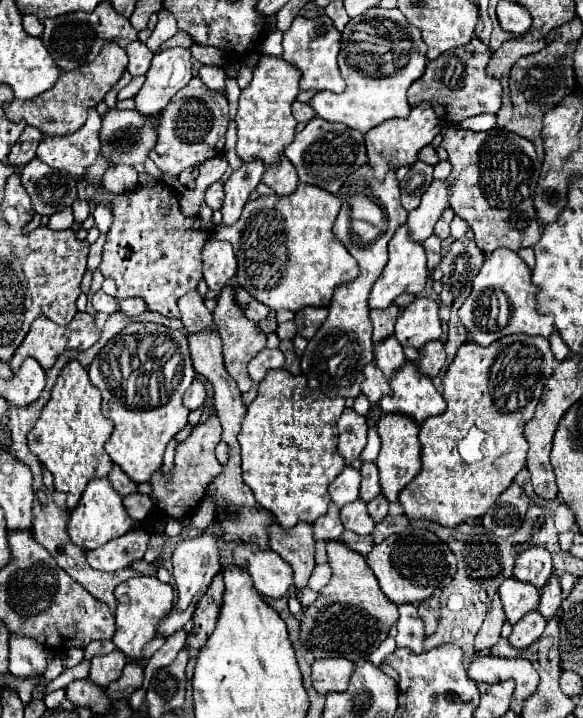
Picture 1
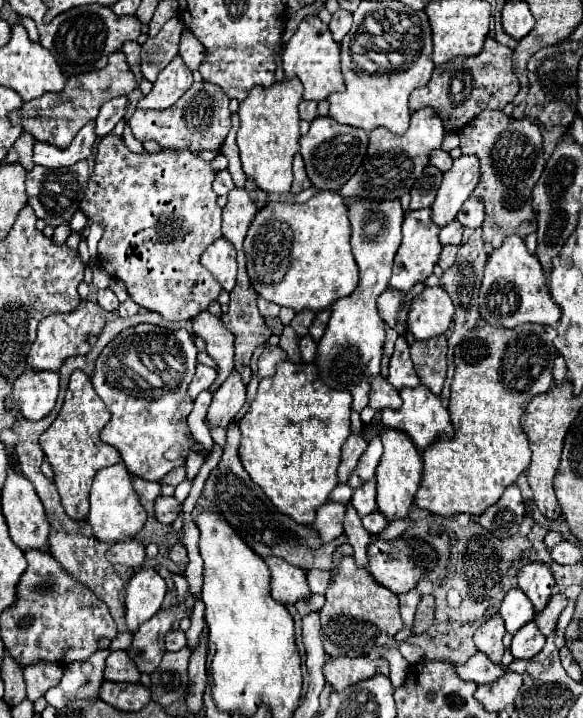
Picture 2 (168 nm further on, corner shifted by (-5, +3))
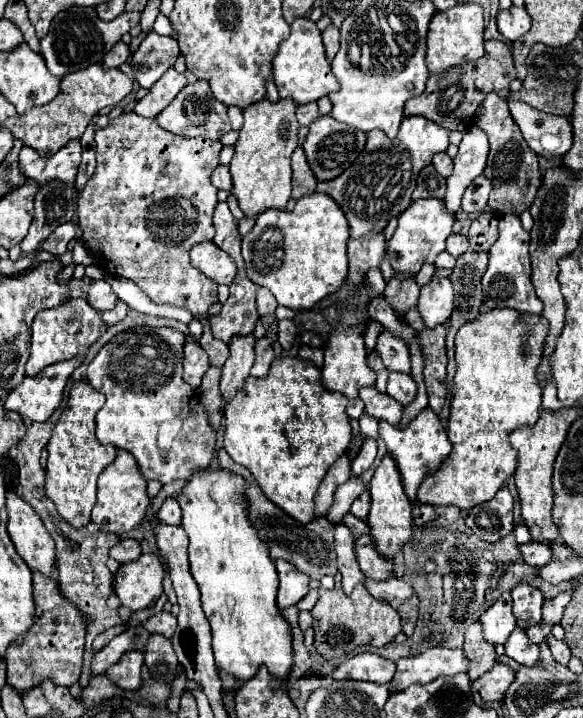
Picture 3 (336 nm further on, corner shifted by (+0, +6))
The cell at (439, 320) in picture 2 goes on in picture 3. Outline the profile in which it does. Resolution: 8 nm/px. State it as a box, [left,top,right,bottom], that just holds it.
[419,278,453,328]

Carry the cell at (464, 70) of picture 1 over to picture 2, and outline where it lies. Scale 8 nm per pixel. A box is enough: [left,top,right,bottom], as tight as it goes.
[410,37,518,131]

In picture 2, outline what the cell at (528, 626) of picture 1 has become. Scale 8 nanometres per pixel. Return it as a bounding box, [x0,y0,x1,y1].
[510,621,544,659]

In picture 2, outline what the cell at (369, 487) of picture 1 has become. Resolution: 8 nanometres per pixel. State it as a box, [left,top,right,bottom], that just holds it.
[352,479,376,517]

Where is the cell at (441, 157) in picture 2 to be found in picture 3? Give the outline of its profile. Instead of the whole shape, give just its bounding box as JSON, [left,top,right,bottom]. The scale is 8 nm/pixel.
[433,152,453,178]

